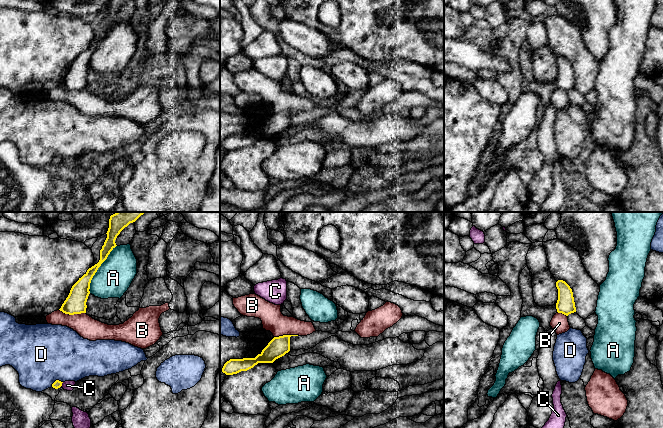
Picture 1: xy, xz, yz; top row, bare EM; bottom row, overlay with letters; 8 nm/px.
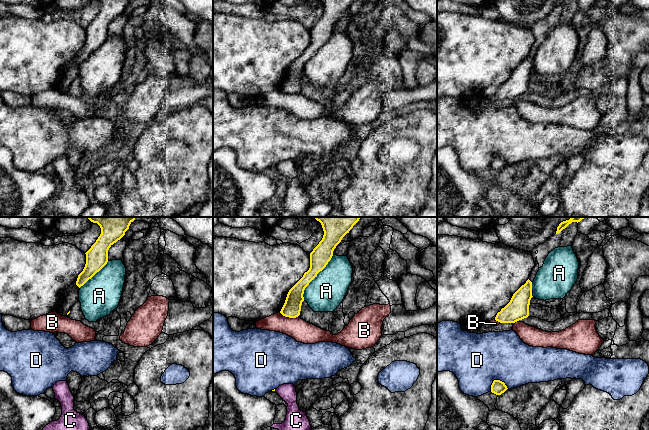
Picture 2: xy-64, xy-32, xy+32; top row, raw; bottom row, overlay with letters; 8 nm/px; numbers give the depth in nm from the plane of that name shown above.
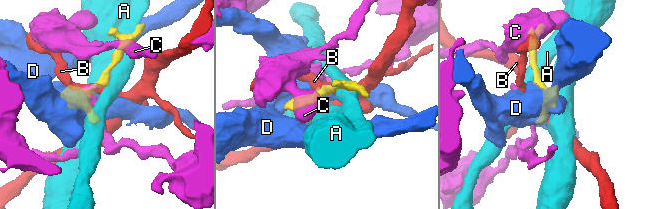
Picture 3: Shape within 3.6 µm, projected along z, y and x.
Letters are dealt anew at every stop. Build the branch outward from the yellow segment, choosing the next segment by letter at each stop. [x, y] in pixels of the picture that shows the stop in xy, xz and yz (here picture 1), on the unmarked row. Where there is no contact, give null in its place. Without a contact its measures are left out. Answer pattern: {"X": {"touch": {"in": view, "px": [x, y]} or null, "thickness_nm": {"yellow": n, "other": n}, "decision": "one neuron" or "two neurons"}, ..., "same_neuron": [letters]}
{"A": {"touch": {"in": "xy", "px": [97, 45]}, "thickness_nm": {"yellow": 150, "other": 280}, "decision": "two neurons"}, "B": {"touch": {"in": "xy", "px": [72, 90]}, "thickness_nm": {"yellow": 170, "other": 170}, "decision": "two neurons"}, "C": {"touch": {"in": "xy", "px": [61, 160]}, "thickness_nm": {"yellow": 70, "other": 80}, "decision": "two neurons"}, "D": {"touch": {"in": "xy", "px": [56, 156]}, "thickness_nm": {"yellow": 70, "other": 480}, "decision": "two neurons"}, "same_neuron": []}

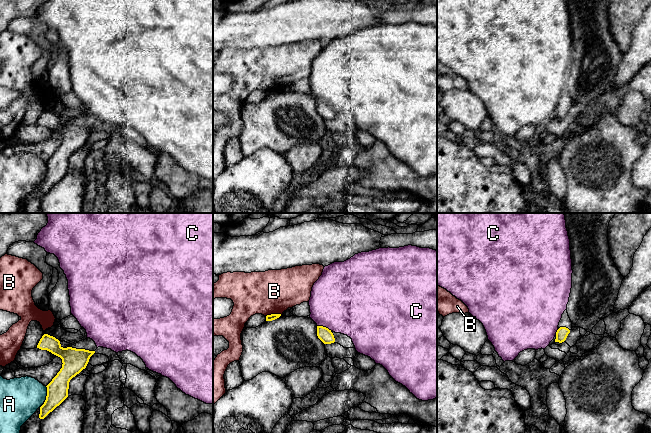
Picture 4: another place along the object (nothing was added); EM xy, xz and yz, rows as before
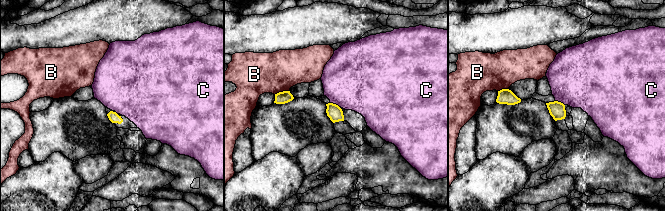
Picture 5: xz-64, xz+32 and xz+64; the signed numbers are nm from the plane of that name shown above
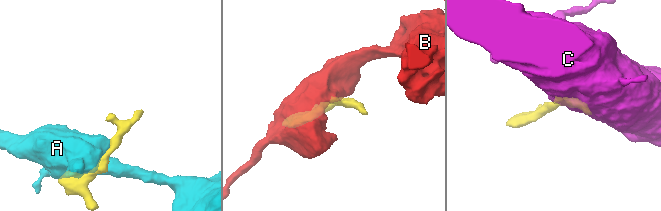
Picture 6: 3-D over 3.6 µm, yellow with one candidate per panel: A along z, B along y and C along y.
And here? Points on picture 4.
{"A": {"touch": {"in": "xy", "px": [47, 169]}, "thickness_nm": {"yellow": 180, "other": 320}, "decision": "two neurons"}, "B": {"touch": {"in": "xz", "px": [273, 90]}, "thickness_nm": {"yellow": 50, "other": 360}, "decision": "two neurons"}, "C": {"touch": {"in": "xz", "px": [324, 103]}, "thickness_nm": {"yellow": 110, "other": 480}, "decision": "one neuron"}, "same_neuron": ["C"]}

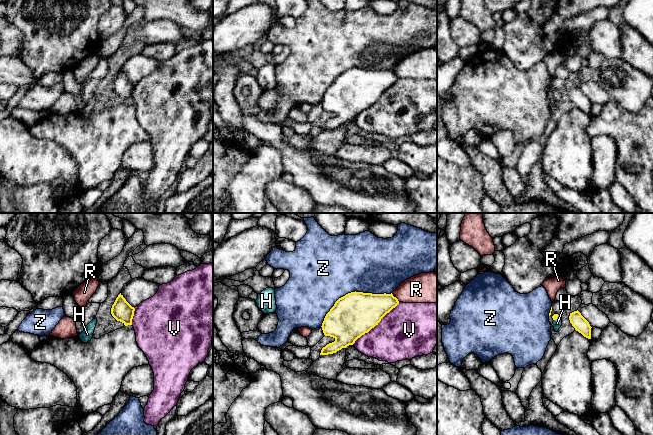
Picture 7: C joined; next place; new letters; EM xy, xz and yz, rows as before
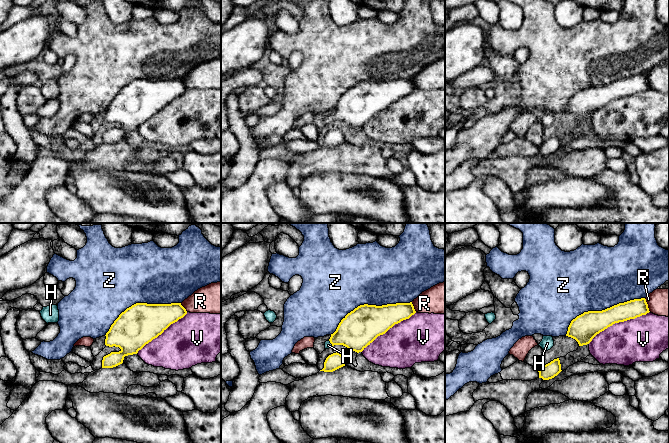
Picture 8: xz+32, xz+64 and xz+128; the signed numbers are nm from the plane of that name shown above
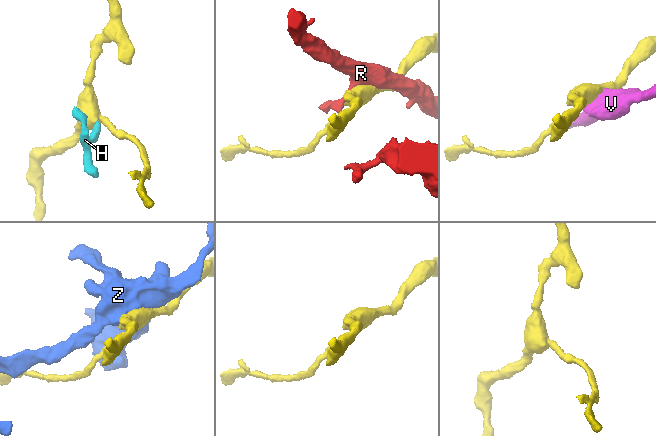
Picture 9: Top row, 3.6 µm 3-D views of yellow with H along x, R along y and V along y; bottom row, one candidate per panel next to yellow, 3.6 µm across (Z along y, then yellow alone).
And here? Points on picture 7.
{"H": {"touch": {"in": "yz", "px": [556, 94]}, "thickness_nm": {"yellow": 40, "other": 70}, "decision": "one neuron"}, "R": {"touch": {"in": "xz", "px": [395, 73]}, "thickness_nm": {"yellow": 260, "other": 240}, "decision": "two neurons"}, "V": {"touch": {"in": "xz", "px": [375, 101]}, "thickness_nm": {"yellow": 340, "other": 420}, "decision": "two neurons"}, "Z": {"touch": {"in": "xz", "px": [351, 68]}, "thickness_nm": {"yellow": 340, "other": 480}, "decision": "two neurons"}, "same_neuron": ["H"]}

